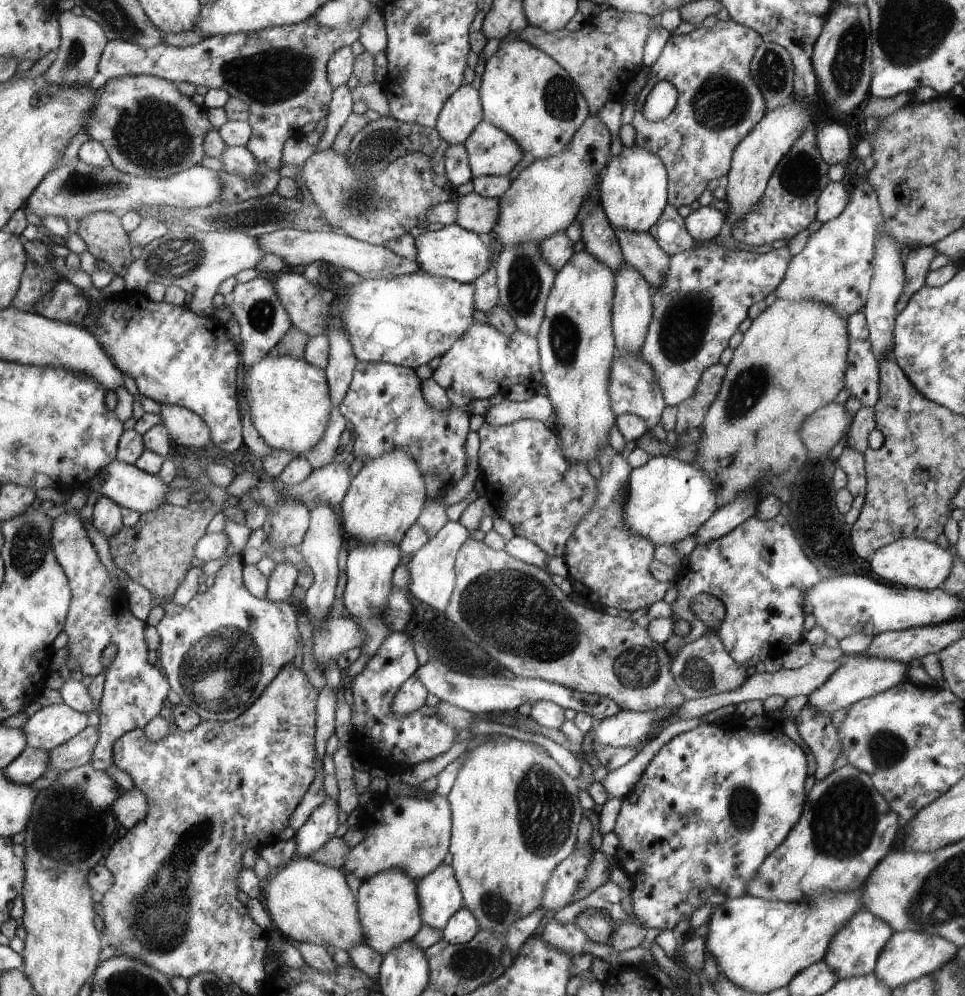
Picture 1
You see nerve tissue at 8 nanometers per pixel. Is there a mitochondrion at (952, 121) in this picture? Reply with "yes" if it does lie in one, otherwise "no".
no

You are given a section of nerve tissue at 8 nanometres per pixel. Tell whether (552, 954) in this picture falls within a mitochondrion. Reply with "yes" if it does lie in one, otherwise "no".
no

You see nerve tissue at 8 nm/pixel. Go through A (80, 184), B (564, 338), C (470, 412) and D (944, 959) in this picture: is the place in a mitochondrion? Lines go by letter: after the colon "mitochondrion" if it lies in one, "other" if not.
A: mitochondrion
B: mitochondrion
C: other
D: other

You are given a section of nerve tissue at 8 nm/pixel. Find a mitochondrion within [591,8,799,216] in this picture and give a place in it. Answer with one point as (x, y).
(720, 103)

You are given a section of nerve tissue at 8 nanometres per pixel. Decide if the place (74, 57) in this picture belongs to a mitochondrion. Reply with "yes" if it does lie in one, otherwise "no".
yes

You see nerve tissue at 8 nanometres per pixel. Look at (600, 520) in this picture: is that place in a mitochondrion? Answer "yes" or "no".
yes

